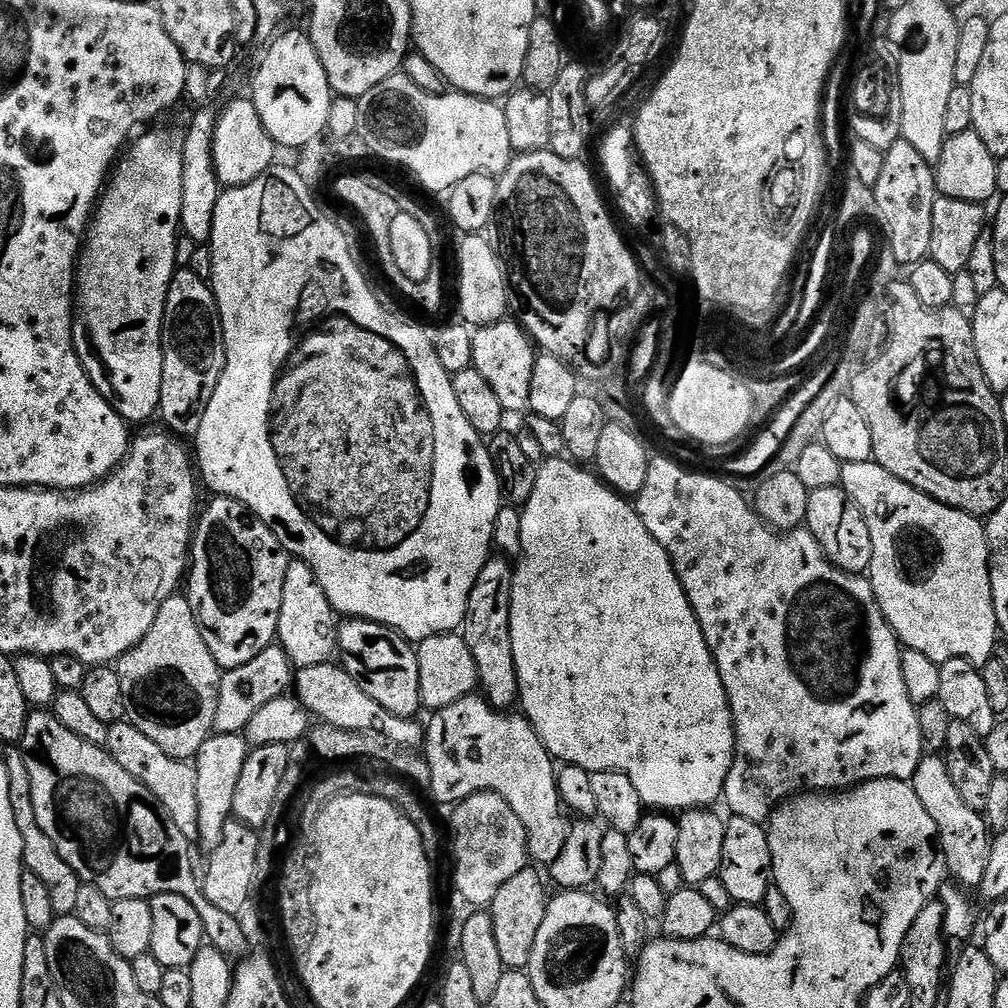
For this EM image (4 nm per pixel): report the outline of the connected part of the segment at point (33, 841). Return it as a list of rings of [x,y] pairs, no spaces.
[[[9,747],[5,752],[8,753],[3,753],[2,758],[6,762],[6,774],[10,774],[10,807],[14,809],[14,822],[18,822],[18,834],[22,834],[25,869],[46,886],[46,890],[50,892],[50,903],[54,906],[57,916],[73,915],[81,886],[78,874],[74,874],[74,870],[70,870],[66,862],[62,862],[58,850],[54,850],[54,842],[50,842],[50,838],[42,834],[42,826],[38,826],[38,818],[34,818],[30,774],[26,774],[24,756],[19,747]]]

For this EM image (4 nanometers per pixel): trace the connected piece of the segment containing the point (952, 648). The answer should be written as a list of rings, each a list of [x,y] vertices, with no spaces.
[[[875,460],[840,465],[840,484],[848,497],[862,510],[866,526],[870,526],[872,561],[866,573],[872,582],[874,598],[904,648],[926,654],[935,664],[962,658],[983,666],[993,659],[998,645],[998,629],[994,614],[994,598],[988,565],[988,530],[979,516],[954,510],[894,478]]]

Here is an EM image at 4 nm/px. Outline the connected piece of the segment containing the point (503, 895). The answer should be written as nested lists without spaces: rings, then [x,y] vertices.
[[[535,867],[523,868],[498,894],[494,894],[490,905],[490,915],[494,926],[494,939],[498,941],[498,954],[502,954],[505,969],[524,970],[530,962],[530,954],[534,950],[534,938],[538,938],[538,929],[542,926],[542,918],[546,918],[549,893],[544,893],[544,880],[535,872]]]

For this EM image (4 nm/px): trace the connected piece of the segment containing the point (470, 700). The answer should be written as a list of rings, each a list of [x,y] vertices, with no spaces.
[[[476,694],[467,696],[466,698],[462,698],[458,702],[454,702],[450,706],[446,706],[445,708],[435,709],[435,711],[433,711],[431,713],[431,715],[429,715],[432,717],[430,717],[429,720],[426,720],[426,739],[424,741],[424,746],[422,749],[423,755],[426,757],[428,765],[430,766],[430,782],[428,783],[427,787],[430,789],[430,791],[432,791],[432,796],[434,799],[437,800],[438,803],[448,804],[447,806],[455,806],[461,802],[467,801],[469,798],[479,797],[479,796],[476,796],[479,794],[479,792],[493,792],[493,794],[496,795],[493,797],[499,798],[501,801],[503,801],[503,803],[508,804],[510,806],[510,810],[514,810],[514,814],[516,815],[516,817],[518,817],[520,819],[520,824],[524,828],[524,835],[528,841],[529,857],[531,857],[531,859],[533,861],[535,861],[535,863],[537,865],[544,864],[544,866],[551,866],[551,864],[553,864],[553,862],[555,862],[556,859],[558,858],[558,854],[562,854],[562,846],[566,846],[566,838],[568,837],[568,829],[570,827],[569,821],[567,821],[567,822],[564,821],[564,814],[566,815],[566,812],[565,812],[565,809],[562,807],[562,803],[561,803],[561,799],[560,799],[560,792],[557,788],[558,768],[557,768],[557,765],[553,761],[552,755],[546,750],[546,746],[542,746],[542,742],[538,738],[538,734],[536,733],[535,730],[533,730],[533,728],[531,728],[531,726],[528,724],[527,720],[524,719],[523,715],[520,715],[520,714],[515,714],[516,716],[508,716],[508,715],[512,715],[512,714],[505,714],[503,711],[493,708],[492,705],[489,704],[487,700],[481,698],[479,695],[476,695]]]

